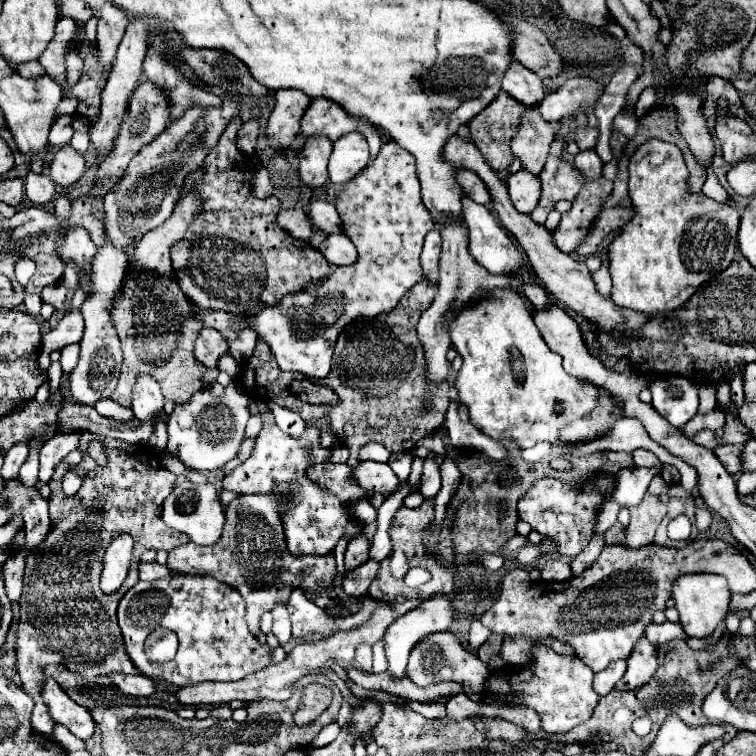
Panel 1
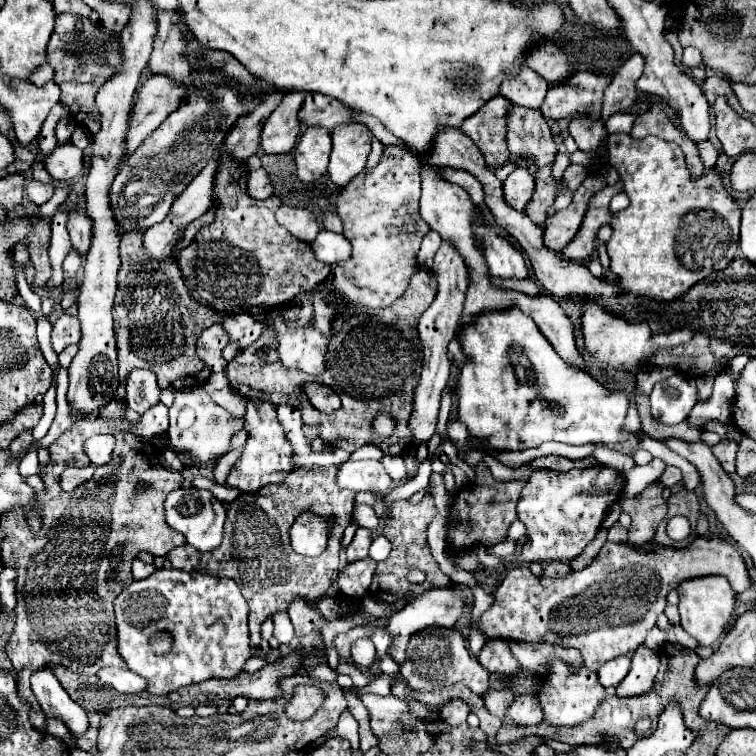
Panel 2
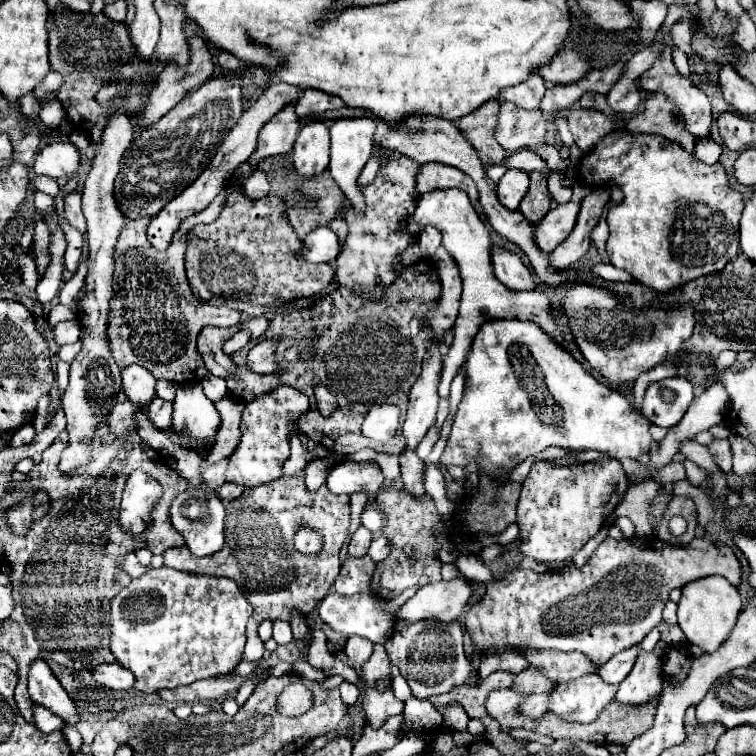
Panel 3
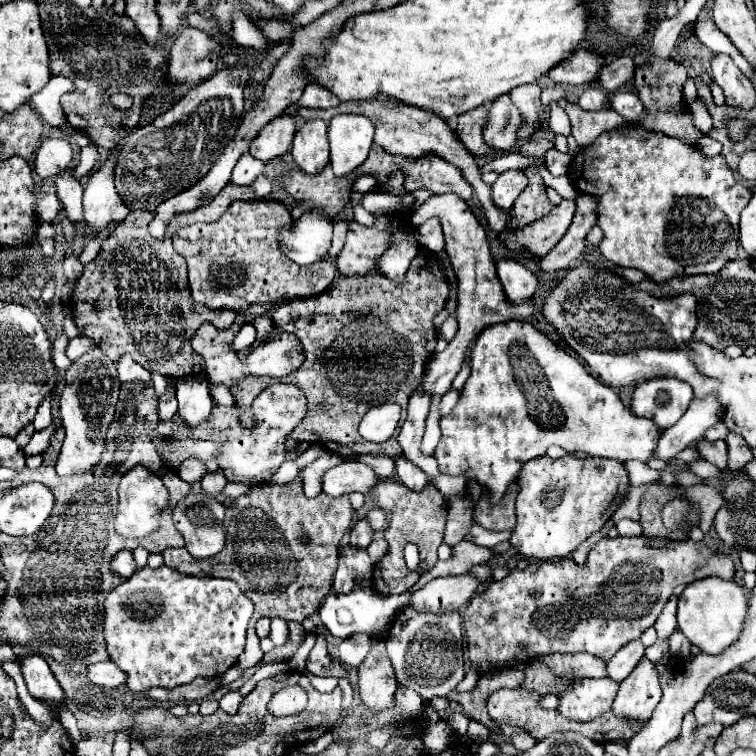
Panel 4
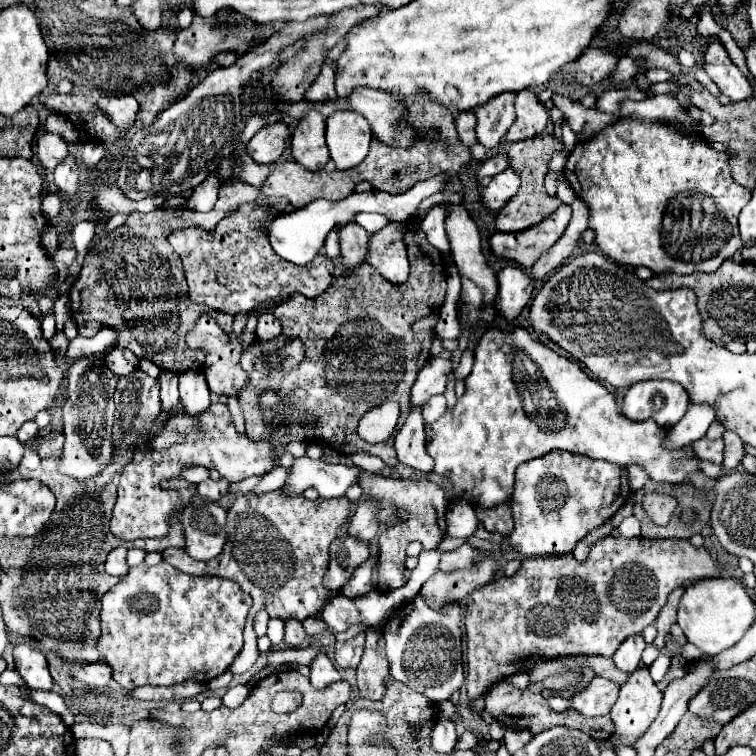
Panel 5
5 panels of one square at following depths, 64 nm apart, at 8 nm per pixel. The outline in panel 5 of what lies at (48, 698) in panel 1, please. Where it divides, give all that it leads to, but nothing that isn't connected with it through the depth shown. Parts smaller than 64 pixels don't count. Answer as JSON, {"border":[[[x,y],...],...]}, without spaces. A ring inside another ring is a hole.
{"border":[[[18,644],[14,646],[14,664],[16,672],[32,686],[40,690],[50,690],[54,680],[48,672],[48,662],[46,654],[28,646],[28,644]]]}

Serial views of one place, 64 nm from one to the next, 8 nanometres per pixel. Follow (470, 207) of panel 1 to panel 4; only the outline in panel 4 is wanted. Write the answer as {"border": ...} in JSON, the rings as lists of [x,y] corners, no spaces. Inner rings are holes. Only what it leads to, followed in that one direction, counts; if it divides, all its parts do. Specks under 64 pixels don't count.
{"border":[[[500,260],[496,264],[496,270],[510,304],[524,304],[536,292],[536,276],[520,262]]]}

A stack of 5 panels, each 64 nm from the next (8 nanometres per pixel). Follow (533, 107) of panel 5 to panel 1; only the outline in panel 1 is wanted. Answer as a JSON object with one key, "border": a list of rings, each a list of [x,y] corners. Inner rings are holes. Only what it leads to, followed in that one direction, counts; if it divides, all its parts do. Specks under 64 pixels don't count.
{"border":[[[520,62],[510,64],[508,72],[502,78],[502,90],[508,92],[516,102],[520,100],[524,106],[538,106],[546,96],[542,78],[538,78]]]}

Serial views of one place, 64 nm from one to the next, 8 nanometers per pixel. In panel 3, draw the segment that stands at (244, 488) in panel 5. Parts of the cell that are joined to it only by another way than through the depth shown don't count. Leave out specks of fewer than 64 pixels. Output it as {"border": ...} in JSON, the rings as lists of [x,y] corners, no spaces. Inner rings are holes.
{"border":[[[226,482],[224,485],[218,488],[215,493],[221,500],[231,502],[232,500],[240,497],[243,491],[244,487],[238,484]]]}

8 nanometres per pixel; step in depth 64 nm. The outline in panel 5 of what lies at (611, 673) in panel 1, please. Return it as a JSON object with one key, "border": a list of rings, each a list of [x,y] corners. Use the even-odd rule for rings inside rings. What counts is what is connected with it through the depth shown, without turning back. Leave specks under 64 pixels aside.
{"border":[[[634,634],[628,636],[628,640],[624,640],[620,644],[620,648],[614,654],[614,664],[622,670],[622,672],[634,672],[640,666],[640,656],[646,648],[644,636],[642,634]]]}

